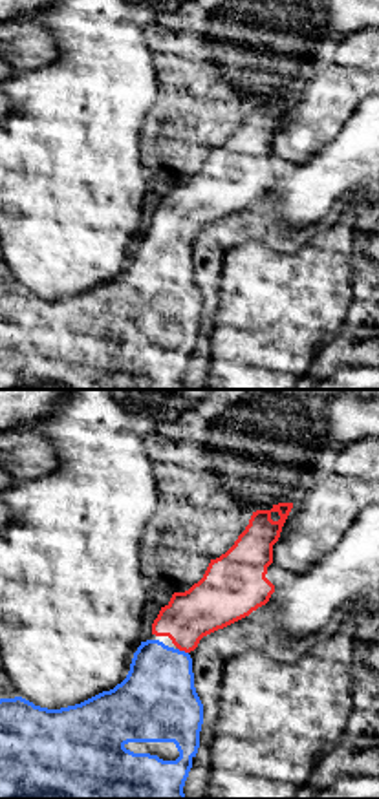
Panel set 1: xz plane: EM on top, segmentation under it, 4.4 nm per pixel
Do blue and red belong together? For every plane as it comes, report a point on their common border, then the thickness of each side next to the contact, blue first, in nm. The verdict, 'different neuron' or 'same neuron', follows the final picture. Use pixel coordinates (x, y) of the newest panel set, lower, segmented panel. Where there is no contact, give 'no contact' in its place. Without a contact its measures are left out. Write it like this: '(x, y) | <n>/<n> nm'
(184, 651) | 340/240 nm

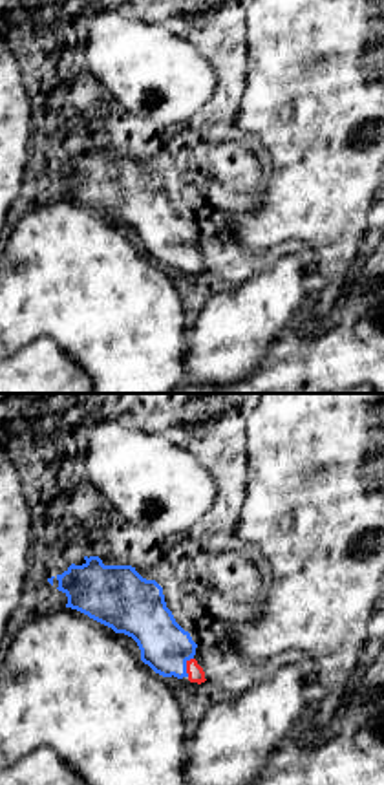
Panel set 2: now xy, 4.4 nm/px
(185, 666) | 220/70 nm

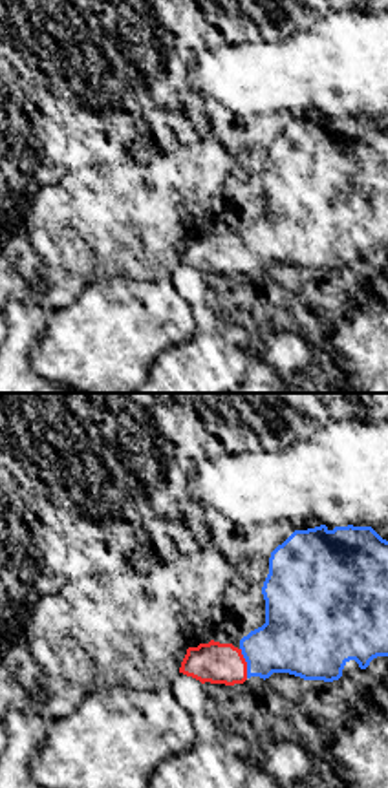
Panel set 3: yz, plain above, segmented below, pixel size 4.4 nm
(246, 660) | 320/180 nm

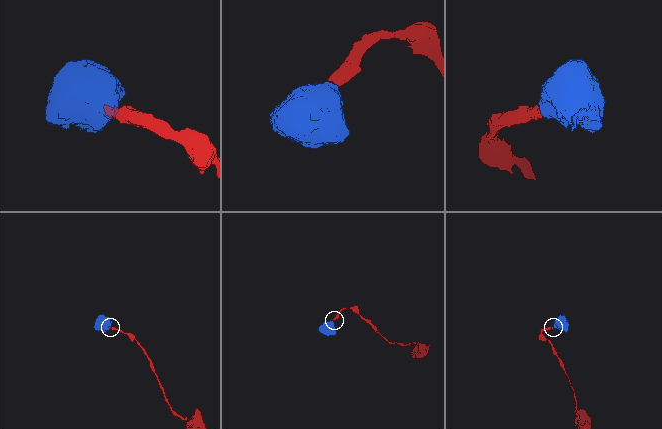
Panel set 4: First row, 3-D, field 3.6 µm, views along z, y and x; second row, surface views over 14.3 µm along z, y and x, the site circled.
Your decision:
same neuron

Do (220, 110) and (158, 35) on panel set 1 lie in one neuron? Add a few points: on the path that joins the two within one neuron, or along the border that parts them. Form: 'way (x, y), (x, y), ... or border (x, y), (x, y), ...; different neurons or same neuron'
way (200, 97), (158, 55); same neuron

